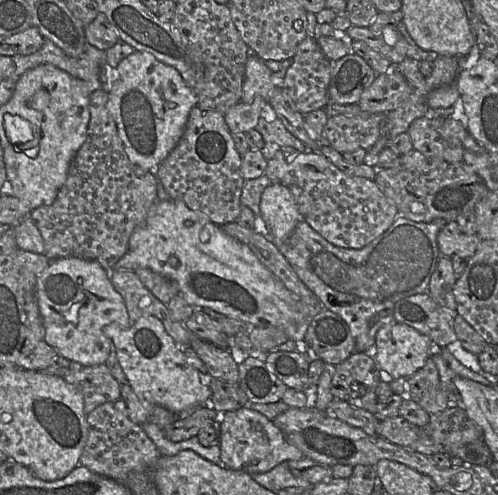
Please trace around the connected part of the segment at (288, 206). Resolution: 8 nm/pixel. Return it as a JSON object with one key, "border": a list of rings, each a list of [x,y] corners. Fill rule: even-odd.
{"border":[[[270,183],[260,201],[261,232],[272,241],[285,241],[297,224],[304,220],[290,190],[279,183]]]}

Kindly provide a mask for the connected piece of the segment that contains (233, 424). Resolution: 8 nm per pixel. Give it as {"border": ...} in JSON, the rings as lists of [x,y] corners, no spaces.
{"border":[[[247,407],[223,413],[219,440],[220,460],[223,465],[249,475],[264,473],[282,462],[305,457],[297,447],[285,439],[282,431],[271,420]]]}

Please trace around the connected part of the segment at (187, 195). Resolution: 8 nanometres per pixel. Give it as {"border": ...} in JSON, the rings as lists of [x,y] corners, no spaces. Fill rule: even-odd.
{"border":[[[195,105],[178,144],[156,169],[156,177],[172,199],[204,213],[216,225],[237,221],[245,181],[240,171],[242,156],[234,147],[224,114]]]}

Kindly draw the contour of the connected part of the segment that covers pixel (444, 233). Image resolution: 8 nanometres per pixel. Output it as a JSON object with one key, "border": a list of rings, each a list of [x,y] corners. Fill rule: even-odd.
{"border":[[[450,221],[440,230],[437,242],[442,256],[449,258],[459,256],[468,260],[475,254],[482,239],[478,234],[464,233],[457,221]]]}

